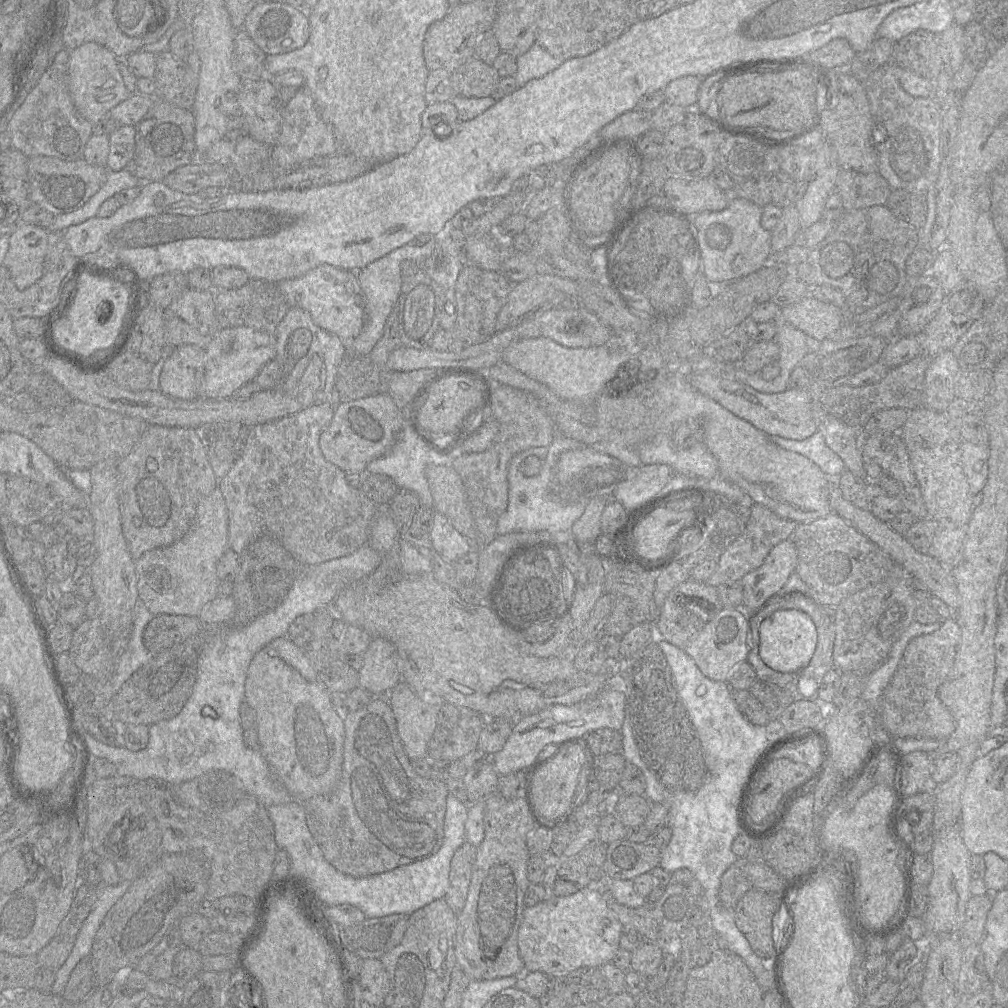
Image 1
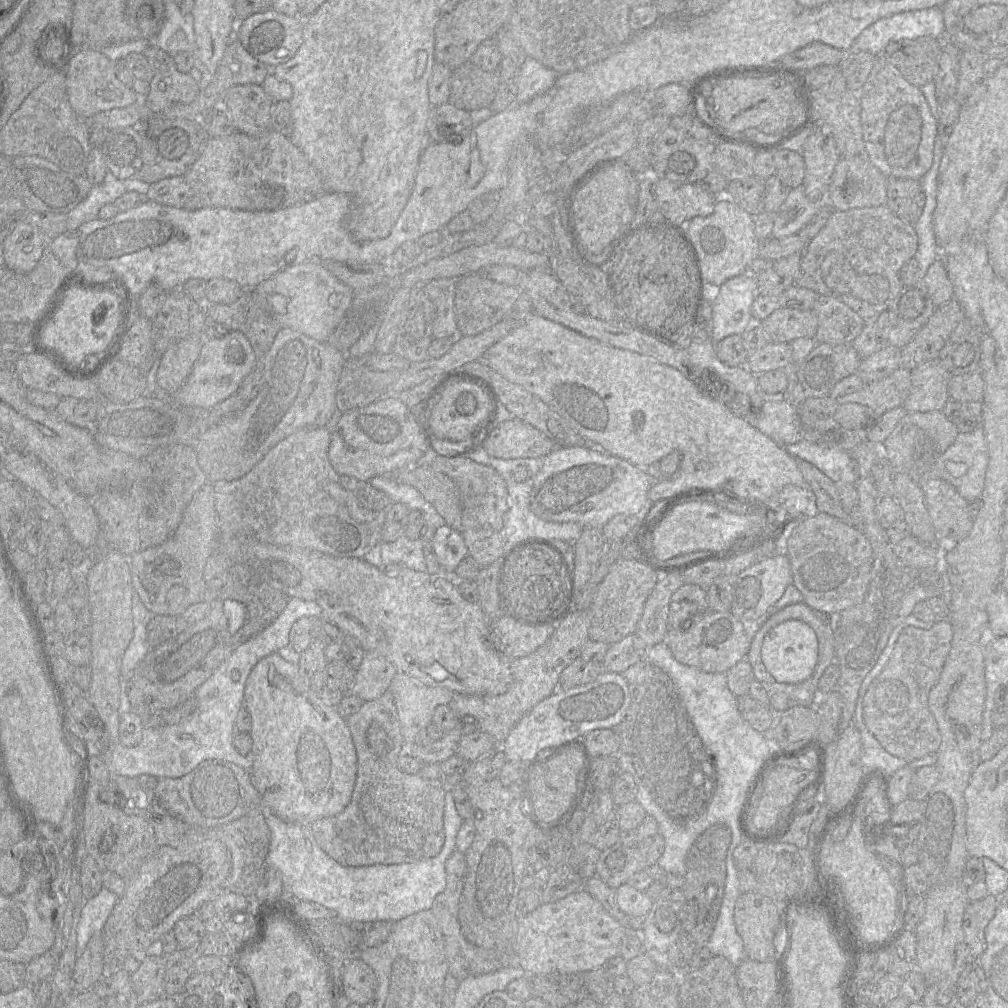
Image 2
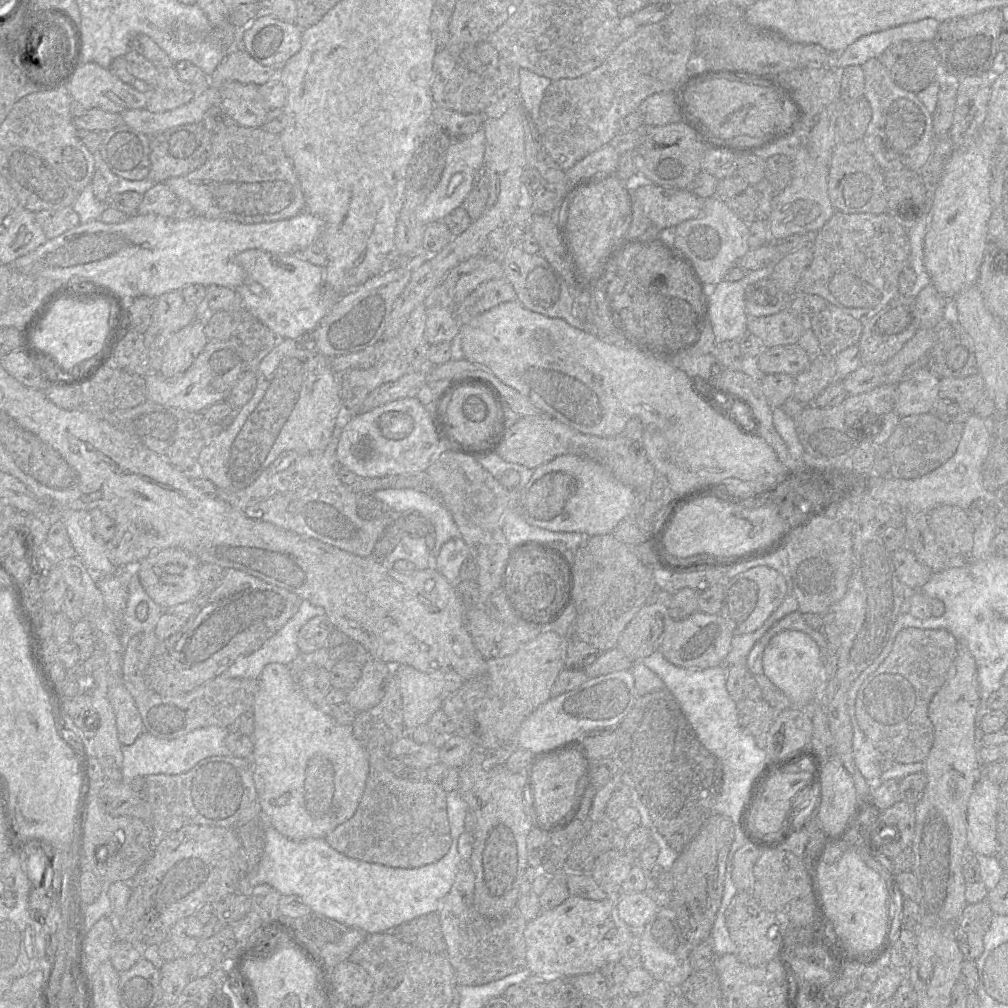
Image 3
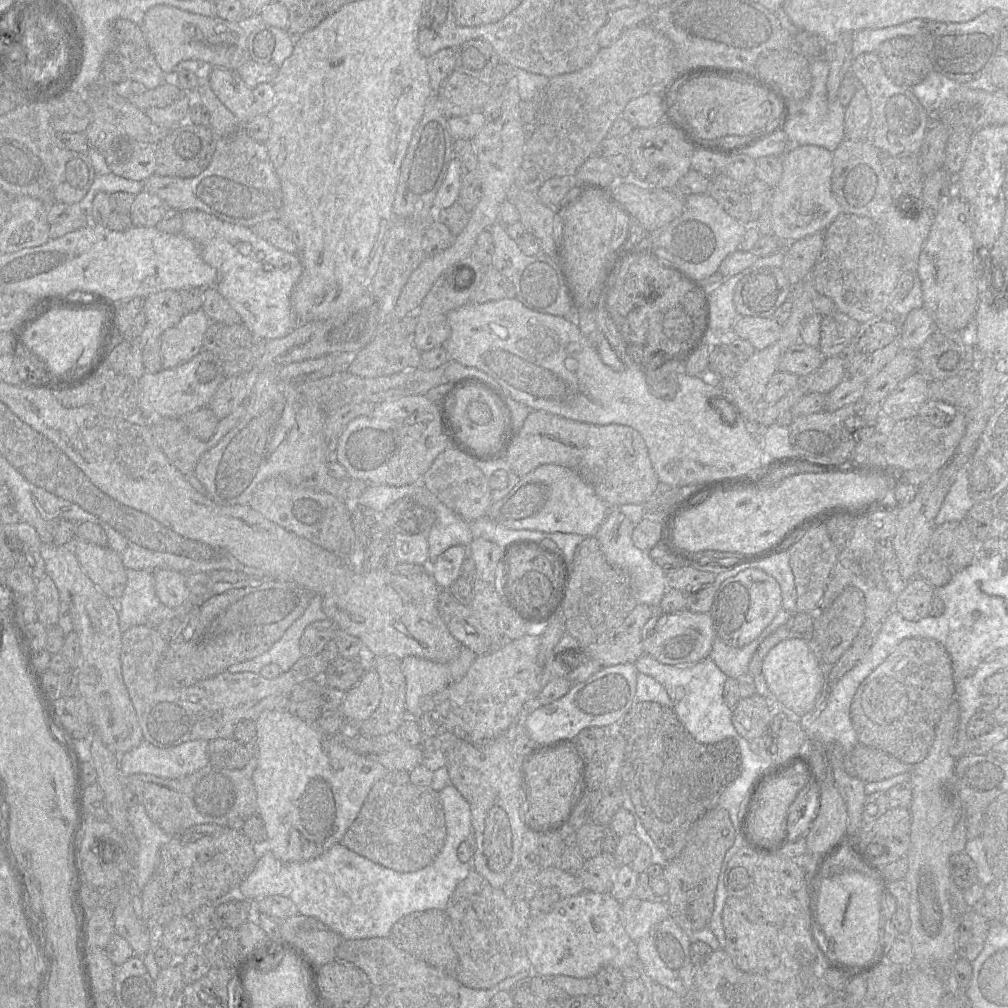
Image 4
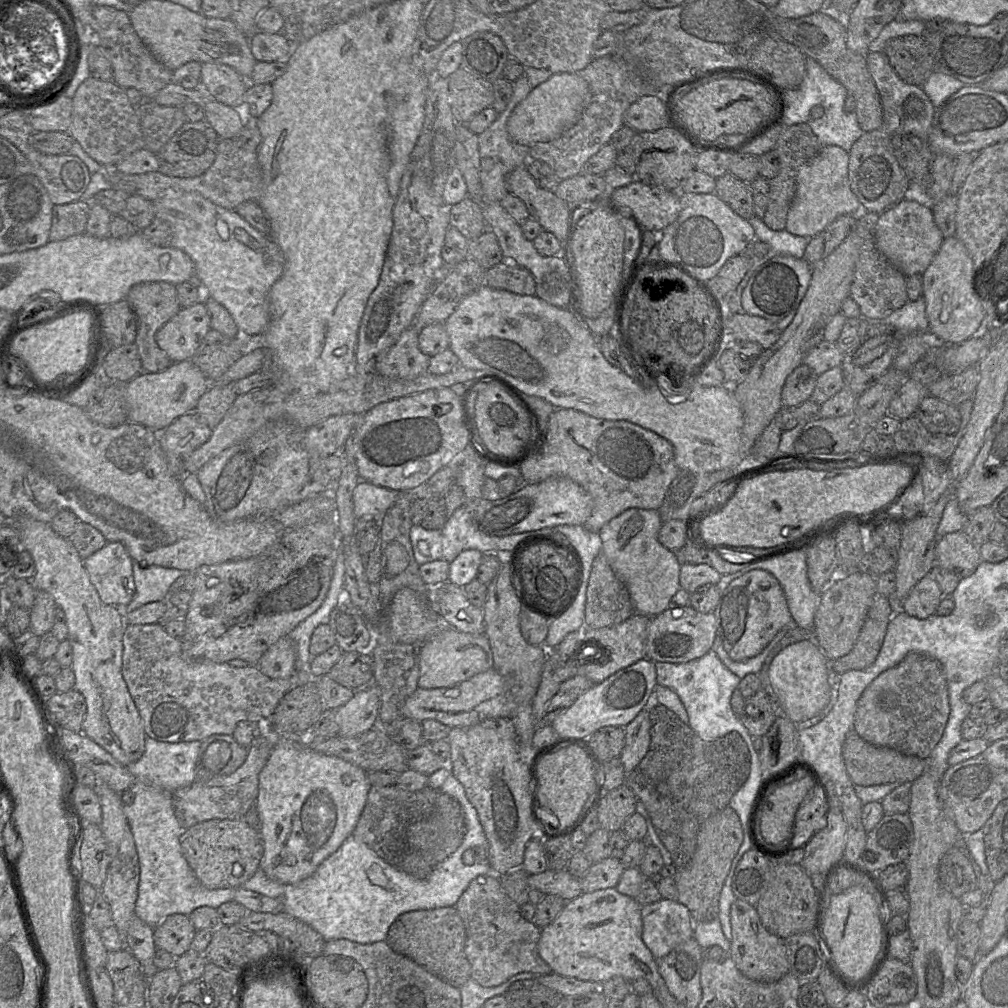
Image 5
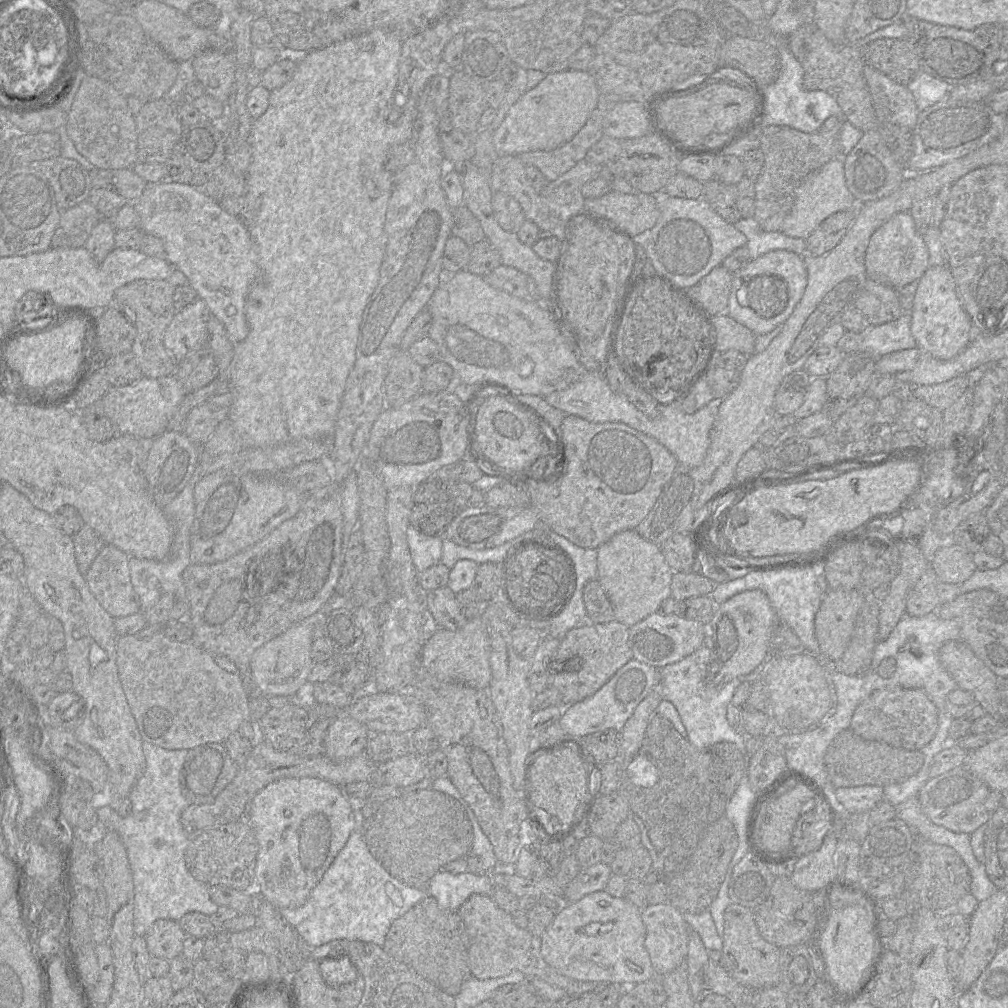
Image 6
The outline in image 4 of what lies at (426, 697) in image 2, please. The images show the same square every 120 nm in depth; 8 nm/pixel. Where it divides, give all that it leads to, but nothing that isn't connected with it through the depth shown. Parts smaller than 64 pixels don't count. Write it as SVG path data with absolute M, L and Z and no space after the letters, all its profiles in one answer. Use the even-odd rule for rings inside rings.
M462 647L459 655L447 663L406 656L401 668L406 680L406 717L418 719L424 713L423 699L459 682L468 672L477 655Z

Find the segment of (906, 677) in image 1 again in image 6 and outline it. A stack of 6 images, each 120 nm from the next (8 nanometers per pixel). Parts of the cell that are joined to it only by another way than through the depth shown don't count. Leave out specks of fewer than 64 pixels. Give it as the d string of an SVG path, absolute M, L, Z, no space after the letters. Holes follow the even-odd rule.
M922 689L875 690L855 709L851 731L868 741L884 742L892 747L921 750L935 736L938 729L938 712L935 704Z

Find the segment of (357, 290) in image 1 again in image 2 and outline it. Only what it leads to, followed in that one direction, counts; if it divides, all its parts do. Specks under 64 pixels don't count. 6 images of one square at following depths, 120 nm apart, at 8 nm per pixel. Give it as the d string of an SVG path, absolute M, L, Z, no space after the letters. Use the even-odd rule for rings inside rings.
M321 261L283 267L252 291L254 297L257 295L257 304L268 311L282 328L298 331L320 342L326 342L342 321L354 296L354 290L331 274Z

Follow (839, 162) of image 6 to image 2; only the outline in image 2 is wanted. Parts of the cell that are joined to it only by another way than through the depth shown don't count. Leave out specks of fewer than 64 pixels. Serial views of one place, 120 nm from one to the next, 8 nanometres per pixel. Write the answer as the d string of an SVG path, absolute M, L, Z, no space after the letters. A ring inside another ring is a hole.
M800 185L791 188L784 203L775 212L772 237L783 238L797 234L819 211L823 203L812 202Z

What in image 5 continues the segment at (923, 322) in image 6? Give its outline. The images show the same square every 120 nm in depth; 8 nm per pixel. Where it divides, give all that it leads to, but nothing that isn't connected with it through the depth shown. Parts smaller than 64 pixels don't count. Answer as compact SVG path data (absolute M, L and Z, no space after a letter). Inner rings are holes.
M955 236L944 239L921 277L928 332L936 343L960 344L981 331L984 311L982 301L972 290L973 263L970 254L959 239Z

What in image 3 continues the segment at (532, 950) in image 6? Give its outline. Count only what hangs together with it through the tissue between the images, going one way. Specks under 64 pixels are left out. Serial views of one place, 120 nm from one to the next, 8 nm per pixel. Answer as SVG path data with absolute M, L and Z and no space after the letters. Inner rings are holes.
M462 860L454 882L438 911L441 932L446 944L446 957L453 967L457 985L484 985L527 968L524 930L527 920L517 904L502 917L482 915L474 904L475 875L468 860Z

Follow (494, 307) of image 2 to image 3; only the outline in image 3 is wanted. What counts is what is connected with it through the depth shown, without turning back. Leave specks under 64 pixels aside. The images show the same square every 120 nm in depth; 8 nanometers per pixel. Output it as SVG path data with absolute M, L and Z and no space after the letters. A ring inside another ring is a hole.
M506 278L492 279L480 284L456 306L456 317L461 326L501 303L514 300L516 291Z

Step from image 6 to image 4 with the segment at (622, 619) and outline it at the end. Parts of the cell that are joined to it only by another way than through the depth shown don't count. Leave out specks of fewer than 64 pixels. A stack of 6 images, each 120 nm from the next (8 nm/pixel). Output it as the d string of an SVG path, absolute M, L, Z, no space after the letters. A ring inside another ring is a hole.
M624 504L611 507L596 532L595 538L607 562L629 575L637 603L658 607L667 590L666 574L649 556L649 551L637 548L631 538L634 528L643 519L643 507L643 504Z

